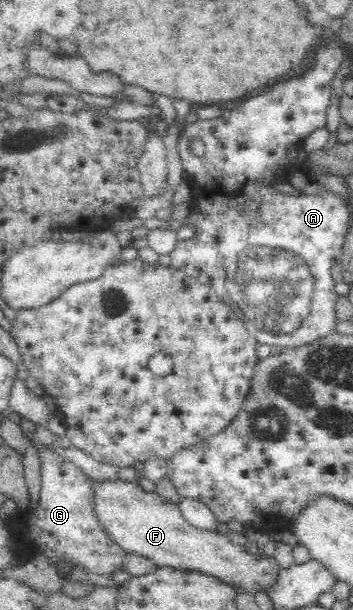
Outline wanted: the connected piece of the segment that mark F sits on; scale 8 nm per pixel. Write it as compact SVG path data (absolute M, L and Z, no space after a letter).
M104 479L92 482L95 486L95 516L108 537L126 553L148 558L158 567L172 567L200 571L243 588L249 594L257 590L271 590L278 578L279 564L273 556L250 557L242 547L228 541L226 535L216 531L201 530L187 523L177 504L167 501L156 492L145 492L137 481Z

